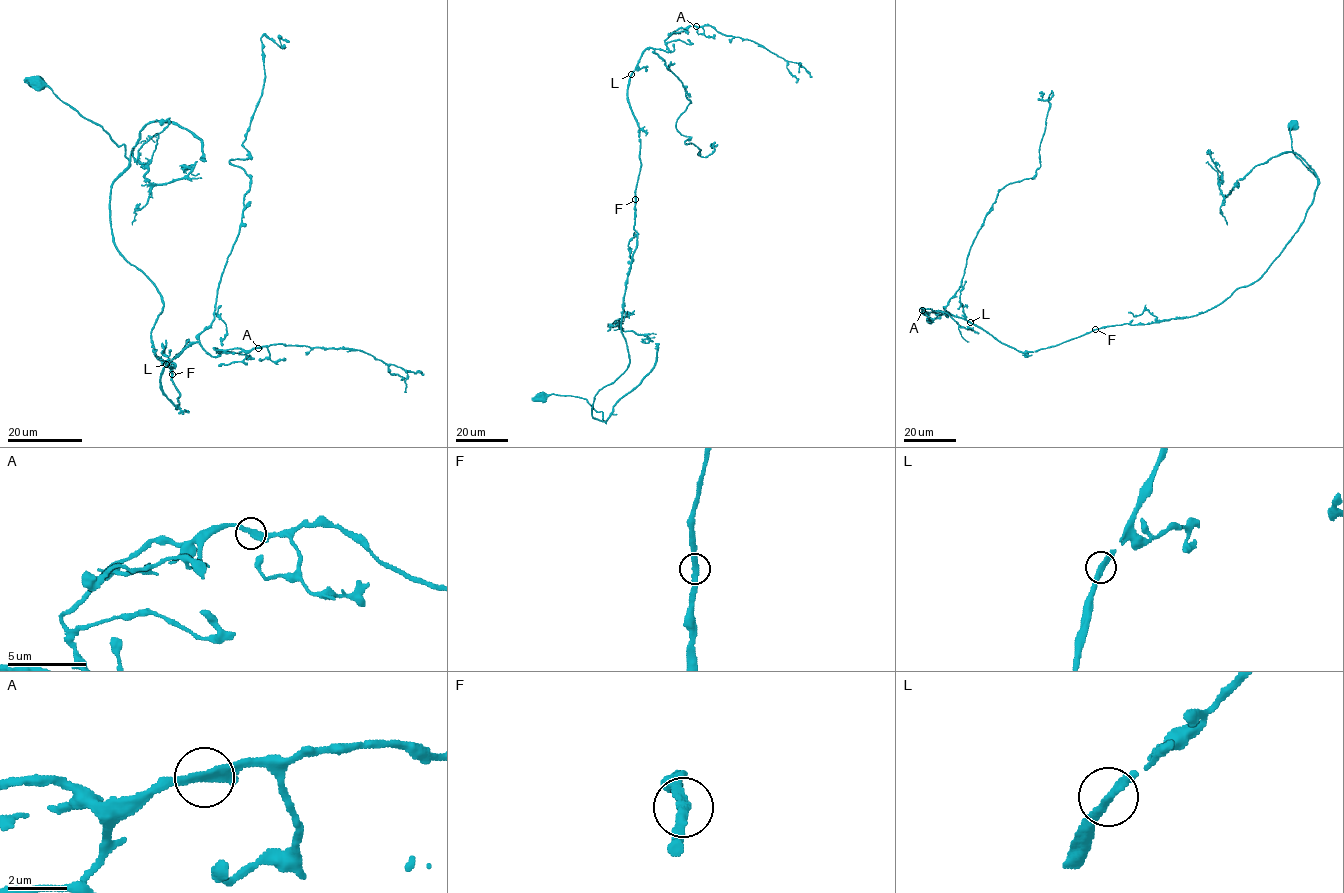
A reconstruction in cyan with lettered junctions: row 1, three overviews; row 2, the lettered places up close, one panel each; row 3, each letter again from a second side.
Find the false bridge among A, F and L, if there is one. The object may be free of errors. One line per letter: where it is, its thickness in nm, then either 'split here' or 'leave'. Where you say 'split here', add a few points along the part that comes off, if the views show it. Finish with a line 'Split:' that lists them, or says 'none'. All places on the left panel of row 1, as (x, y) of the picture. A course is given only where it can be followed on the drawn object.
A: (258, 348) | 320 nm | leave
F: (172, 374) | 280 nm | leave
L: (166, 364) | 320 nm | leave
Split: none

